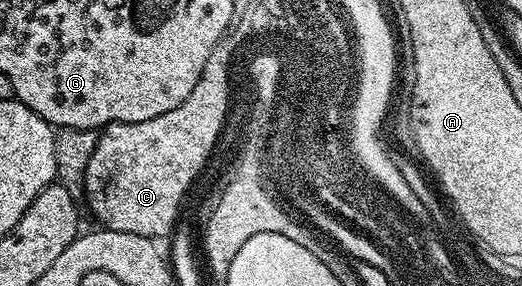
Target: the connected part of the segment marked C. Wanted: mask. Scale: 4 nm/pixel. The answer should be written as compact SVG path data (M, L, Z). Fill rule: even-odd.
M201 70L201 78L197 82L197 86L193 86L193 94L189 94L189 98L185 98L185 102L181 102L181 106L177 106L173 110L169 110L165 114L157 114L157 118L149 118L145 122L117 122L116 124L108 124L106 128L98 133L95 149L87 163L87 169L83 171L83 194L82 199L87 200L87 208L100 220L102 227L109 232L124 232L125 234L137 234L138 236L149 236L152 238L165 238L172 235L173 229L176 227L179 219L179 207L183 204L183 196L185 197L191 191L191 185L195 183L200 173L207 167L207 159L211 156L211 151L215 148L215 143L219 140L219 135L225 132L225 125L228 123L228 112L231 108L231 82L230 70L223 70L225 76L209 76L207 74L215 74L217 70Z

